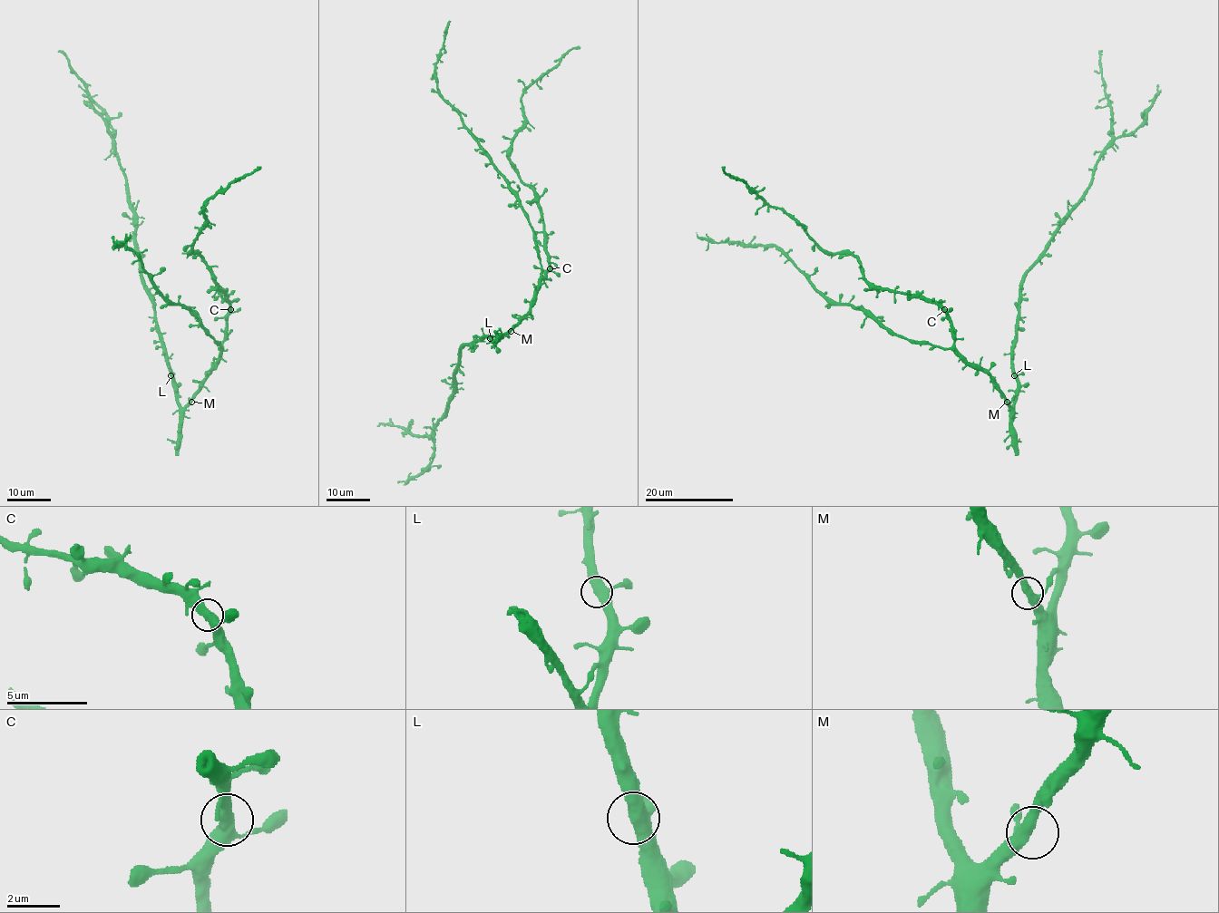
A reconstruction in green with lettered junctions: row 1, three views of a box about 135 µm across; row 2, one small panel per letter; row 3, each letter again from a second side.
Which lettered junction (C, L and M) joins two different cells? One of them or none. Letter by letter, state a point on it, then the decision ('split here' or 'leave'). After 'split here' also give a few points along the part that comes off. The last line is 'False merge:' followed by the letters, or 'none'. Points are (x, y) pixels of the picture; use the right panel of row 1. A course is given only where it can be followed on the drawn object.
C: at (944, 309); leave
L: at (1014, 375); leave
M: at (1007, 402); leave
False merge: none

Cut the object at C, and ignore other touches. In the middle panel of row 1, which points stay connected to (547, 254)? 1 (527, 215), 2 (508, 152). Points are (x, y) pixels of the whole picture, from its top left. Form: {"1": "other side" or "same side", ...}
{"1": "other side", "2": "same side"}

